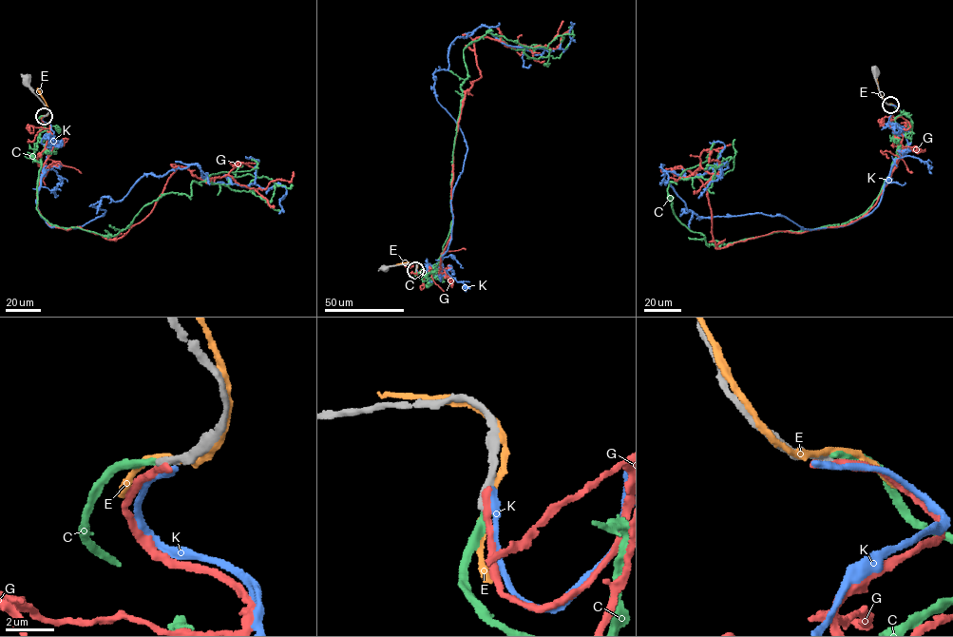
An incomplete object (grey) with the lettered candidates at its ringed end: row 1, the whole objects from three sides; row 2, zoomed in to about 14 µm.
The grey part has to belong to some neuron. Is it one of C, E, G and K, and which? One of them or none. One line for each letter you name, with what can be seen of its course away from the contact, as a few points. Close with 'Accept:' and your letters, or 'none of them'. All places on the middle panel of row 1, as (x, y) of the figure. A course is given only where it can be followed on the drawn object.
Accept: none of them

